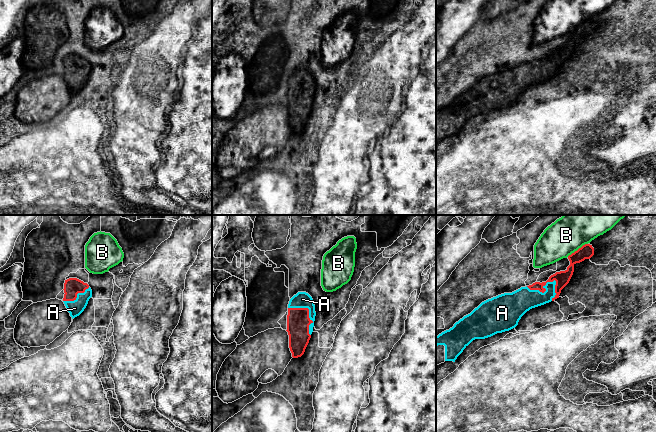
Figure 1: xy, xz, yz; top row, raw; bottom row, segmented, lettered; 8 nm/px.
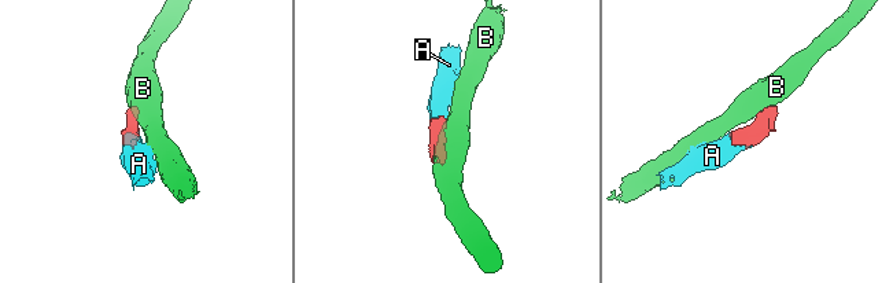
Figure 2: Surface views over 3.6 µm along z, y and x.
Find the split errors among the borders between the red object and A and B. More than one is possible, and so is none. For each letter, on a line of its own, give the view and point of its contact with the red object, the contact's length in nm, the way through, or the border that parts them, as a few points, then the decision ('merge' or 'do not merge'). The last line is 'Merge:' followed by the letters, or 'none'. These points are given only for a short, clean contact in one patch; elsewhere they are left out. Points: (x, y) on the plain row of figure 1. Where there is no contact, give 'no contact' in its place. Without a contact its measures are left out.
A: contact yz (544, 61); length 260 nm; way yz (562, 54), (544, 61), (542, 69), (520, 77); merge
B: contact yz (578, 25); length 200 nm; border yz (587, 19), (567, 32); do not merge
Merge: A

